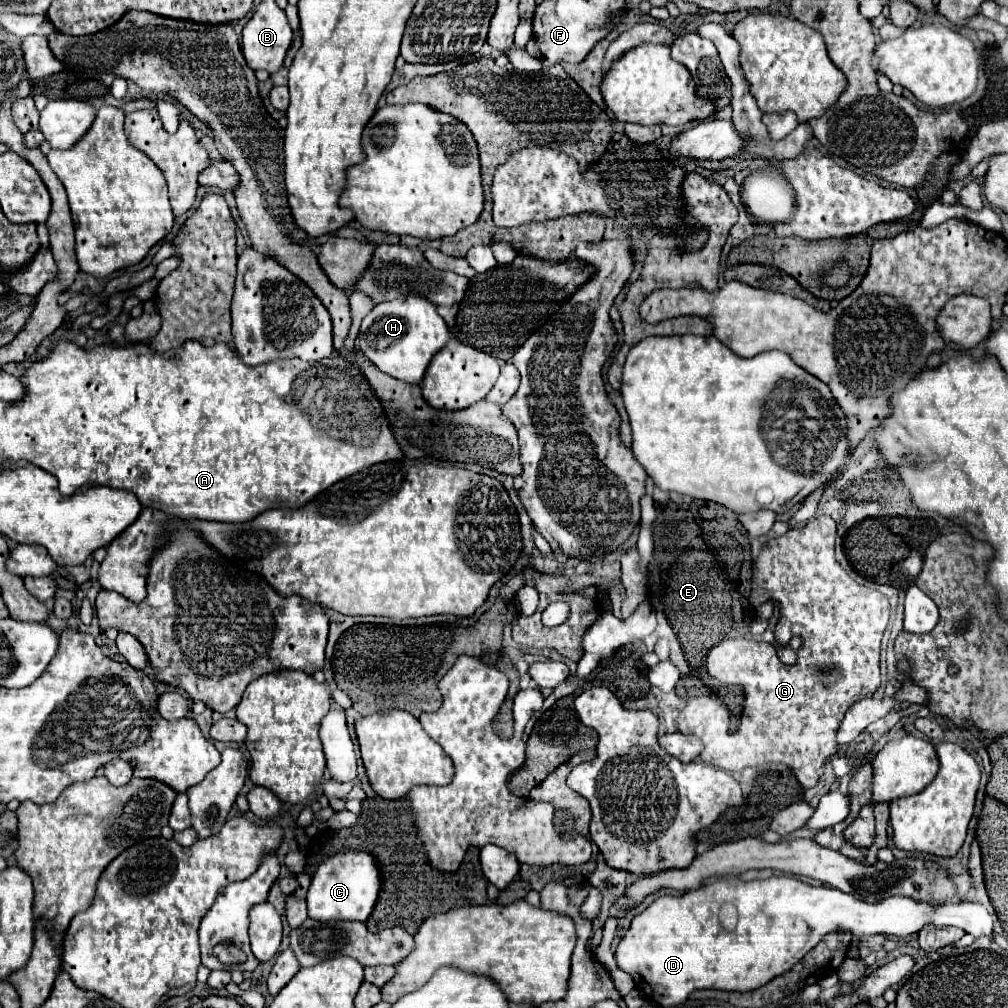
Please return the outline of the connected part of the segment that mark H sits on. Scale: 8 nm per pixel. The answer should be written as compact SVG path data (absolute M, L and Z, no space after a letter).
M407 296L375 304L375 308L361 322L355 348L381 372L407 384L421 384L431 358L445 346L447 340L449 328L435 312L435 306L421 296Z

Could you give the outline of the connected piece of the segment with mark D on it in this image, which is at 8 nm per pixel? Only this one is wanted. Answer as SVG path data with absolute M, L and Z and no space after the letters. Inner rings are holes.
M723 876L713 882L707 882L695 890L687 890L681 896L659 896L655 898L641 914L637 914L617 946L615 960L617 966L631 974L635 980L635 988L643 992L647 1000L657 1002L662 1007L679 1006L689 998L691 992L703 988L717 990L737 990L749 992L755 990L775 976L791 970L817 942L833 932L833 930L849 930L853 938L867 938L873 934L895 934L907 936L919 932L925 924L933 926L957 926L967 934L981 938L993 936L993 916L989 910L975 902L959 902L959 904L941 904L937 908L929 908L929 904L915 902L907 896L891 896L877 904L867 904L857 900L851 894L841 892L831 886L811 886L791 876L771 876L767 880L739 880L735 876ZM723 904L733 904L739 914L739 922L735 930L727 932L719 922L719 912Z

